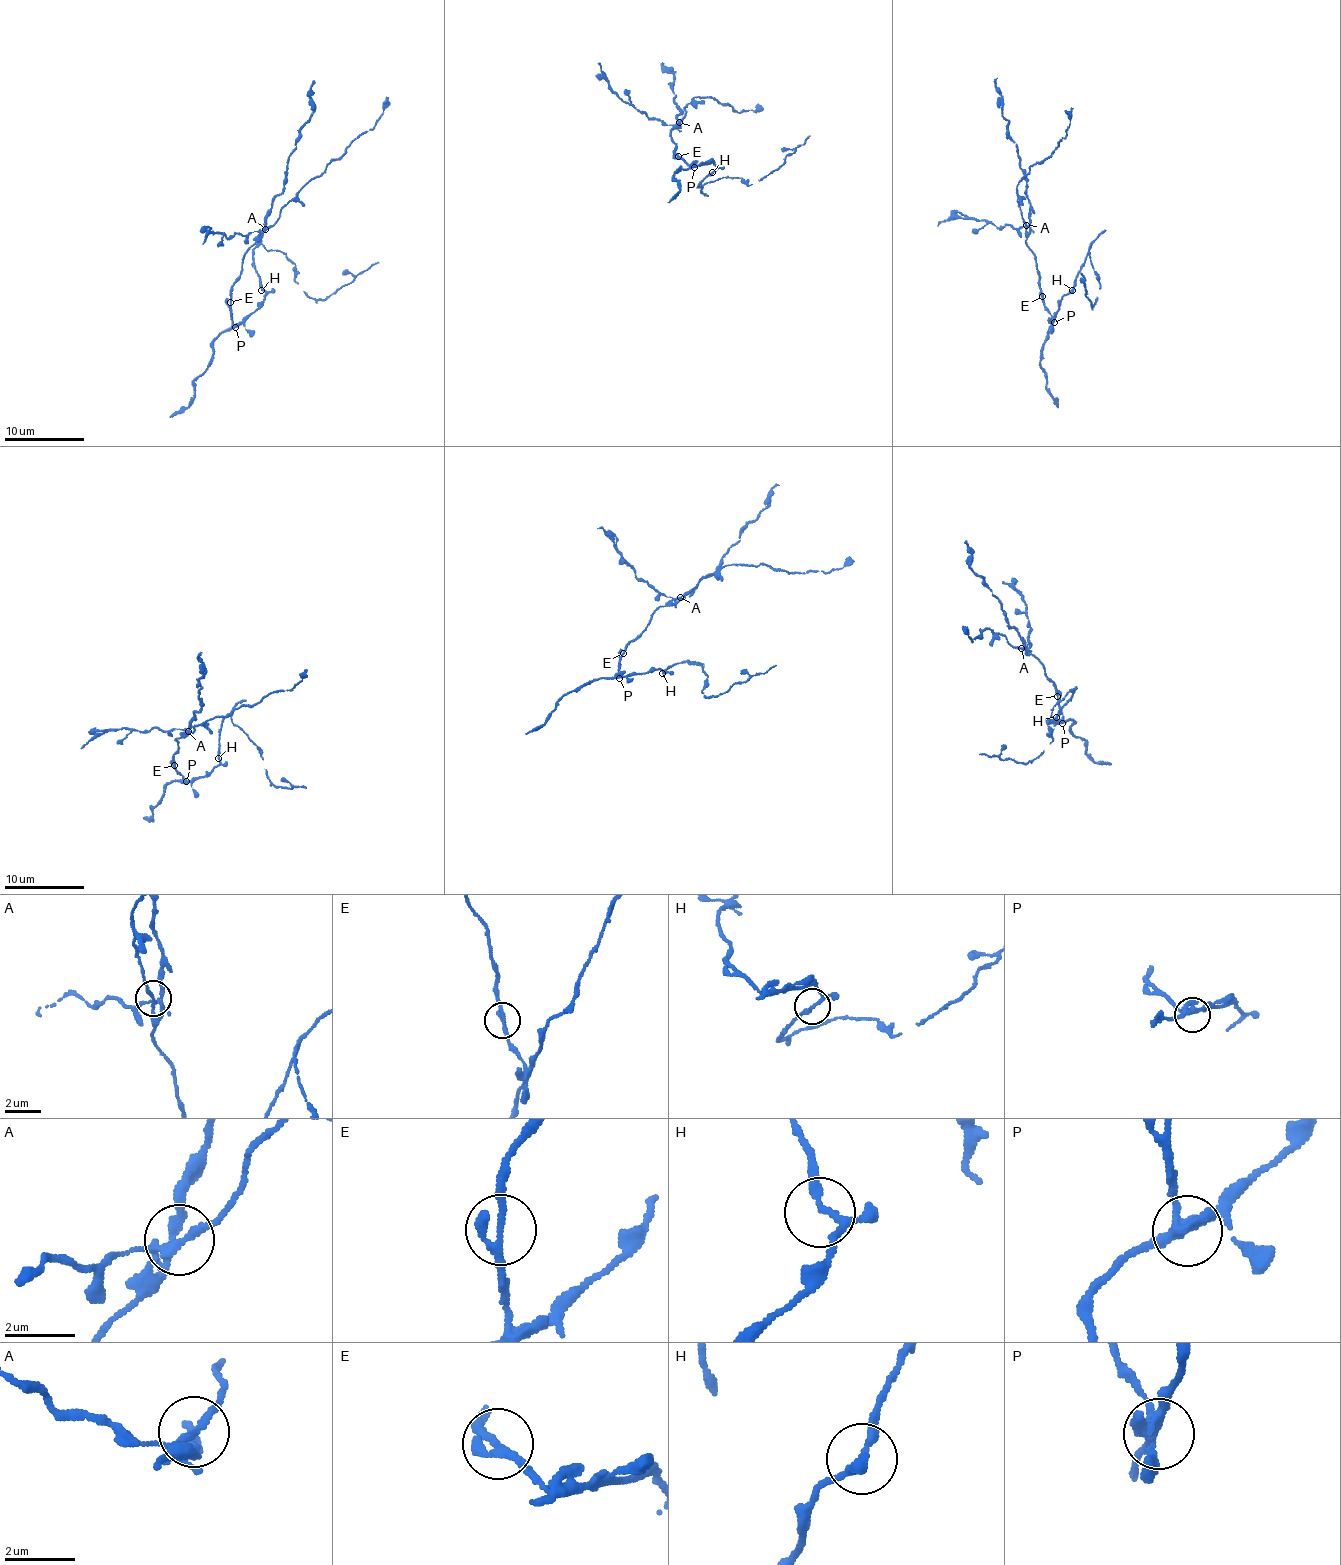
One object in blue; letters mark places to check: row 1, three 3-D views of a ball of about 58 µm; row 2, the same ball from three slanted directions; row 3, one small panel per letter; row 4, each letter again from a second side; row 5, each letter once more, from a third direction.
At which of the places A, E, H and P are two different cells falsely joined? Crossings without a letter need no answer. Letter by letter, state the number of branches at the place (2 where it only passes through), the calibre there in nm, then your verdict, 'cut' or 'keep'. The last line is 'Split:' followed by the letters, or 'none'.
A: branches 4; calibre 150 nm; cut
E: branches 3; calibre 160 nm; keep
H: branches 3; calibre 180 nm; keep
P: branches 3; calibre 280 nm; keep
Split: A

